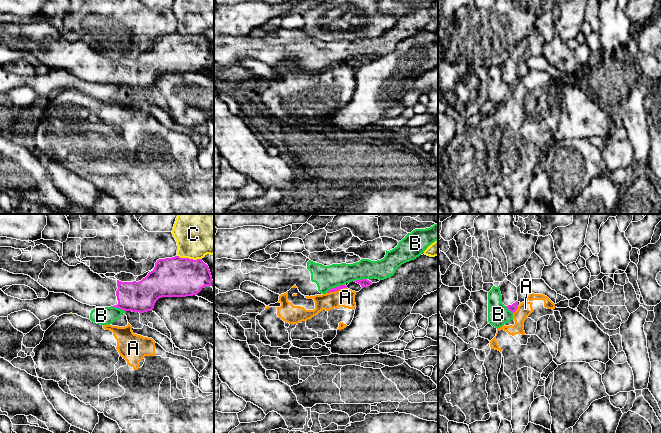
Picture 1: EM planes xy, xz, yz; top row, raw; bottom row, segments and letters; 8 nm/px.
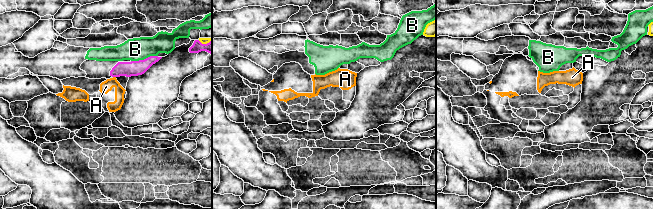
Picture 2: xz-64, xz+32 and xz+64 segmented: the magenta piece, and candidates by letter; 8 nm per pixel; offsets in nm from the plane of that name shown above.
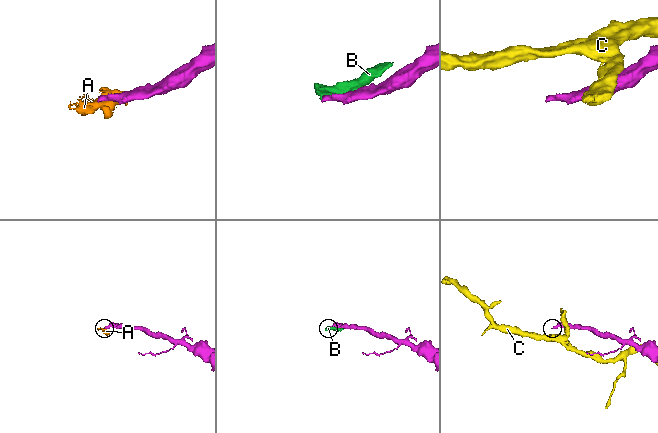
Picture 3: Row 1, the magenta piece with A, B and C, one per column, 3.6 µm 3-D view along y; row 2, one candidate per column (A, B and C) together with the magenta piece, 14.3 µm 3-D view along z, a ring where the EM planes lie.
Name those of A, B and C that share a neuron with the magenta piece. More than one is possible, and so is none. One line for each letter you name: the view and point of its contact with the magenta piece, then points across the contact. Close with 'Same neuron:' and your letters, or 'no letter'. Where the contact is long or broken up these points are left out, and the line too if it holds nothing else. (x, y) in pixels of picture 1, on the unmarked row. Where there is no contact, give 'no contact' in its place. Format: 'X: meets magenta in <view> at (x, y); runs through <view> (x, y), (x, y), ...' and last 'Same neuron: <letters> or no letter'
Same neuron: no letter

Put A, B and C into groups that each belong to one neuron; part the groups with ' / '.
A / B C

